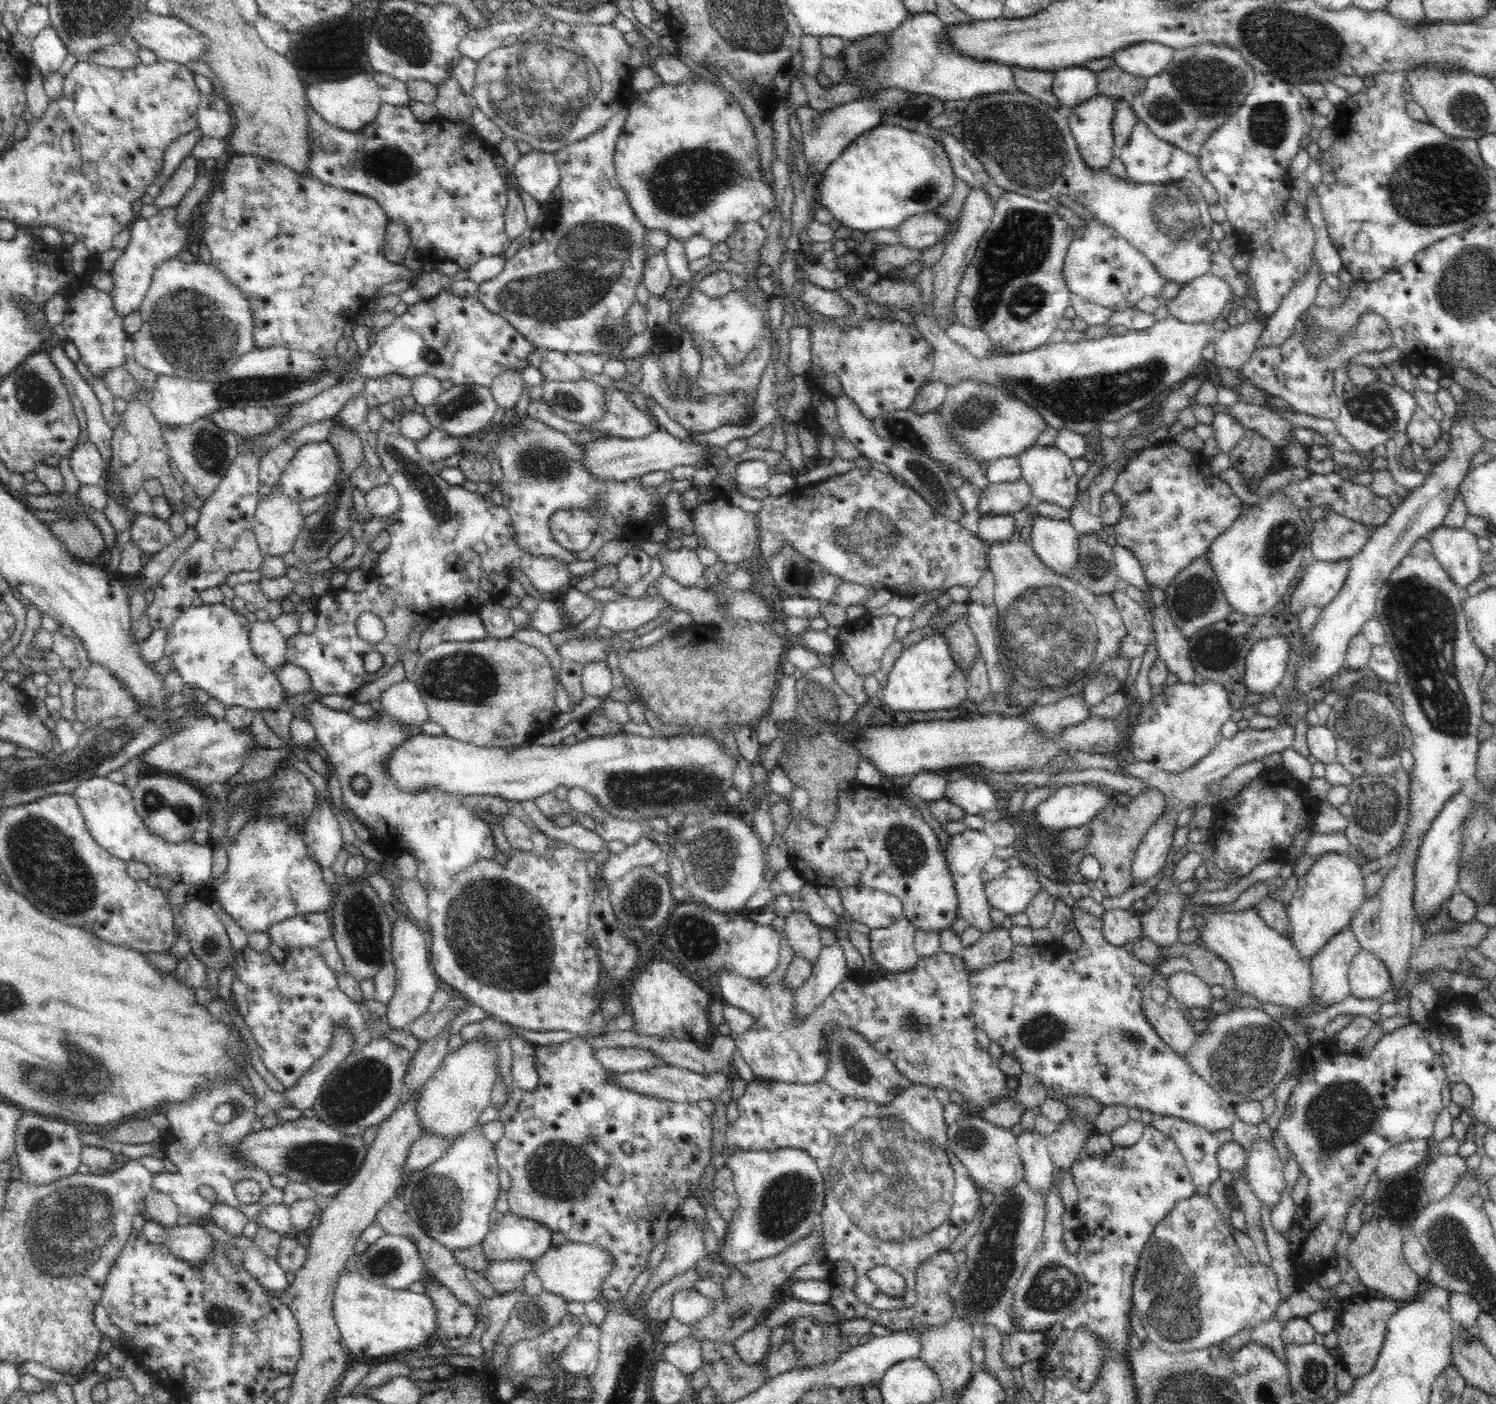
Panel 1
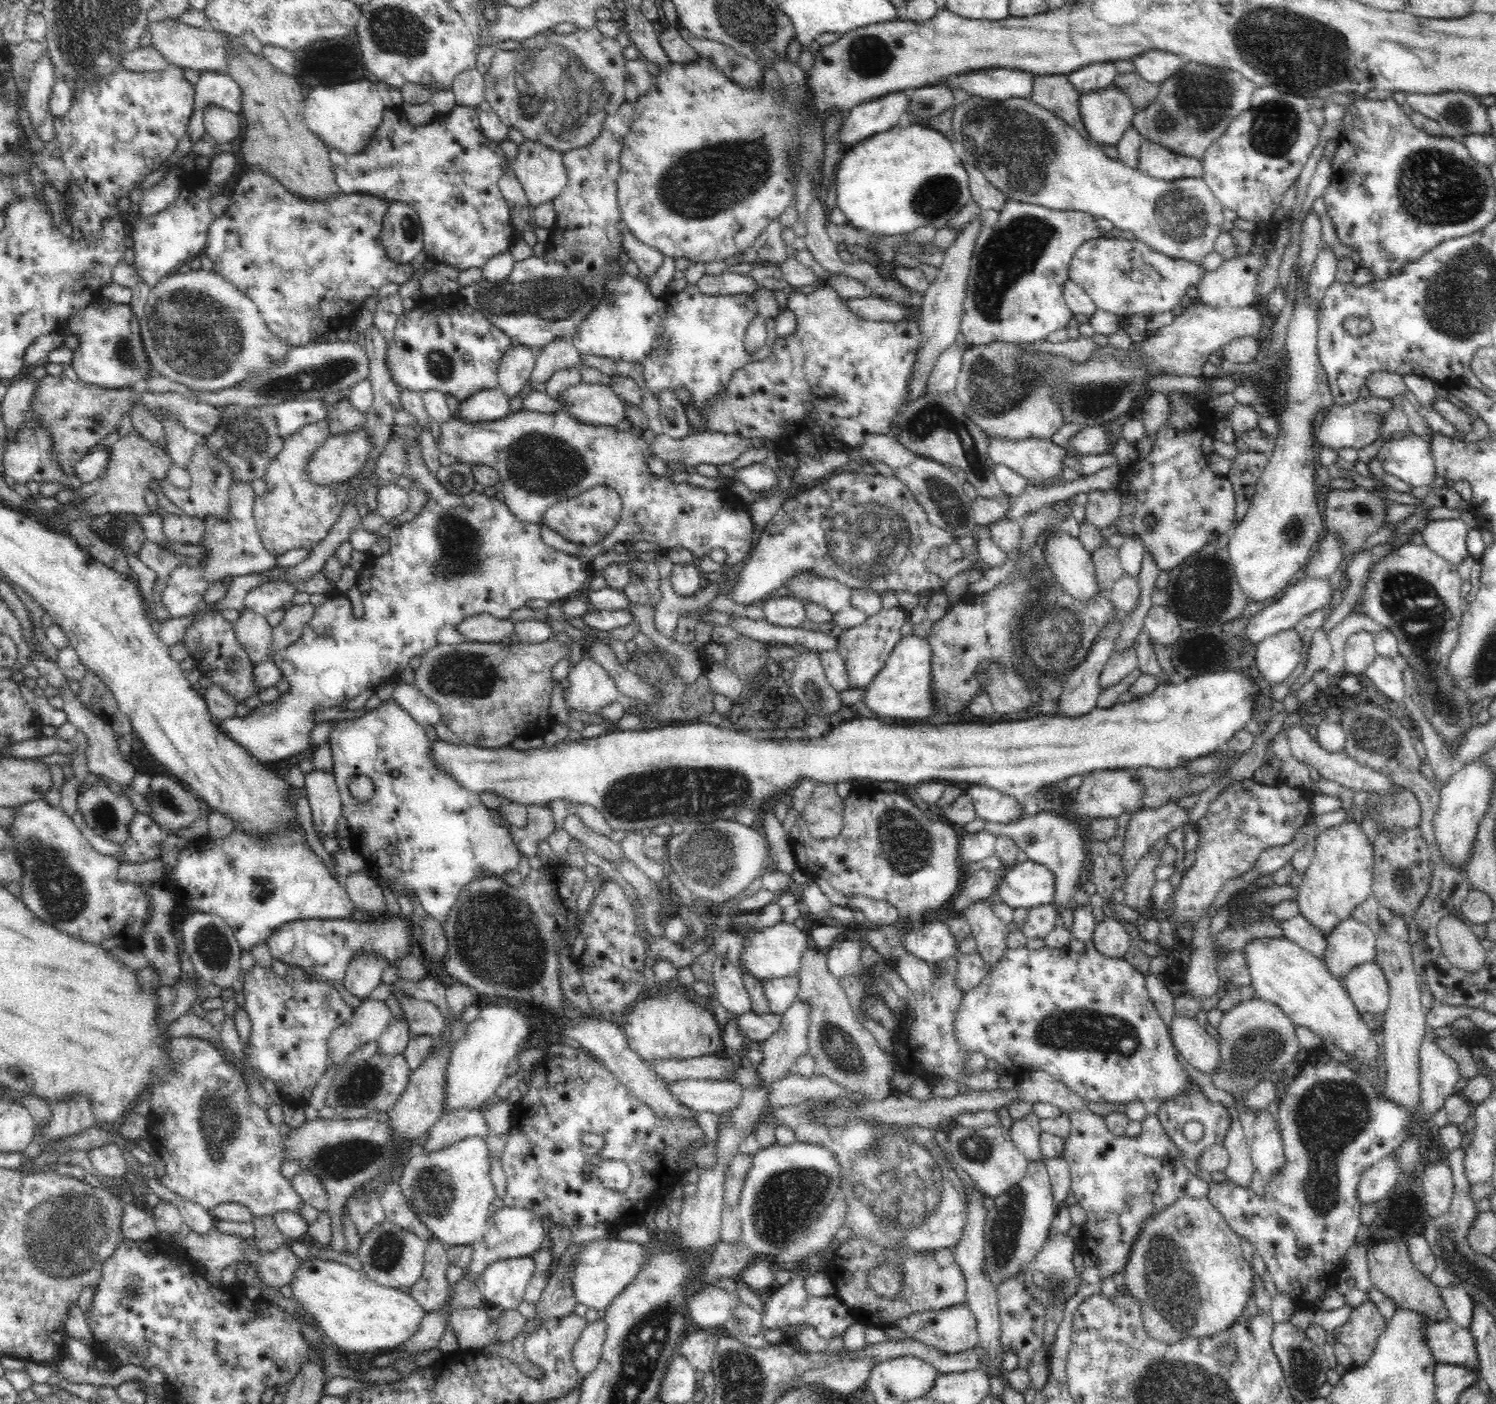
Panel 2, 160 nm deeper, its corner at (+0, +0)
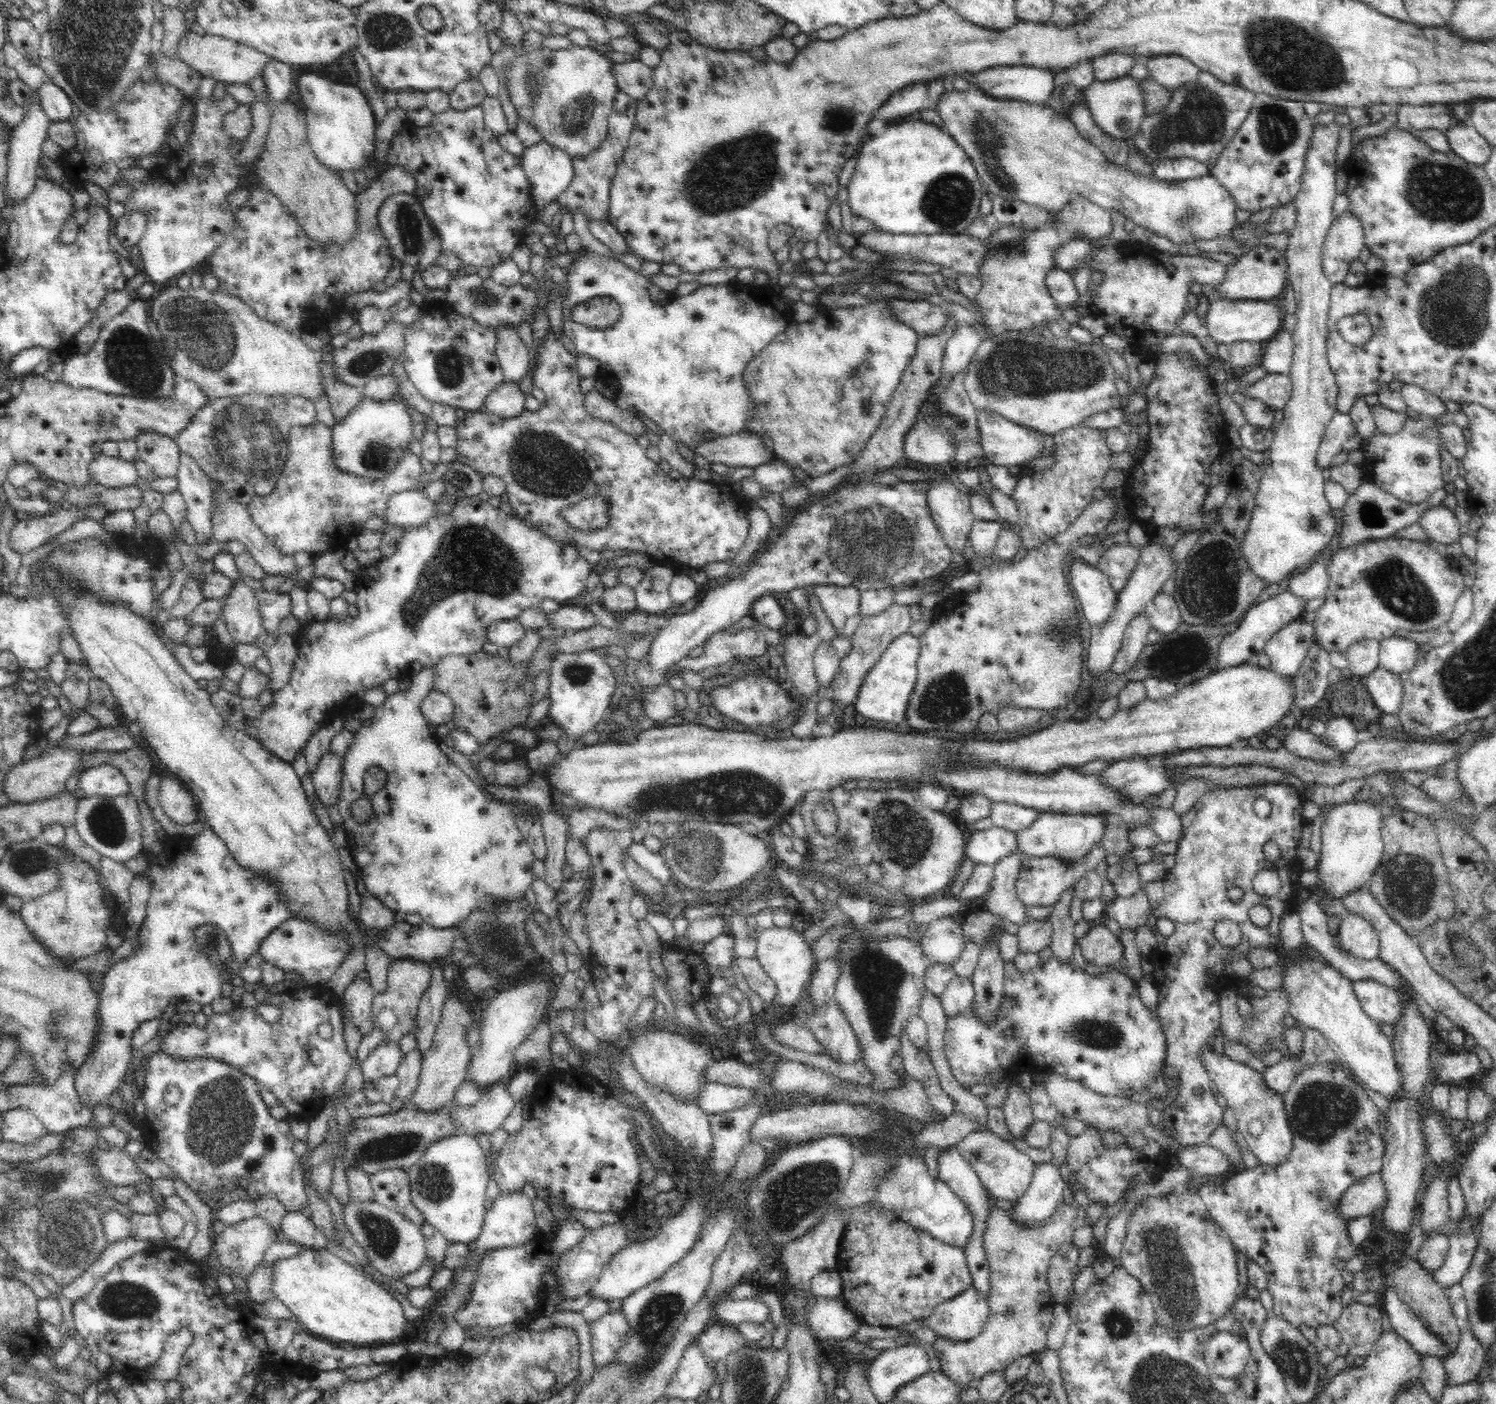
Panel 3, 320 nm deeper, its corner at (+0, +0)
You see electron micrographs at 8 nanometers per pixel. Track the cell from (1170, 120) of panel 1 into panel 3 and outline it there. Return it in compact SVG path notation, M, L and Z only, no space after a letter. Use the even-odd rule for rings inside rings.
M1202 71L1195 84L1172 91L1172 100L1164 112L1147 115L1129 143L1152 166L1156 161L1188 157L1212 168L1227 144L1233 141L1240 125L1248 118L1255 98L1254 93L1238 85L1226 84Z

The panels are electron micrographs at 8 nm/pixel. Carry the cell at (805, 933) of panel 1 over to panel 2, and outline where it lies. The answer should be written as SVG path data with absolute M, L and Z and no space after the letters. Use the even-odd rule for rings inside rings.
M812 946L806 950L800 968L799 990L797 998L799 1002L805 1002L808 1008L808 1032L807 1032L807 1054L816 1061L815 1073L828 1077L846 1090L859 1092L869 1100L884 1100L887 1096L898 1094L892 1089L888 1082L894 1071L899 1068L884 1051L878 1047L878 1042L872 1033L862 1026L857 1016L852 1011L847 995L842 989L841 982L828 971L826 961L826 950L820 950Z

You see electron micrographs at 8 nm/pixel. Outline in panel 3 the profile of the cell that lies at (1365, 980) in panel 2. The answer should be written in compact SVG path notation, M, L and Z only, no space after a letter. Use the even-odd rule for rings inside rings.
M1356 980L1353 982L1353 990L1370 1019L1394 1024L1404 1016L1405 1000L1396 990L1374 980Z

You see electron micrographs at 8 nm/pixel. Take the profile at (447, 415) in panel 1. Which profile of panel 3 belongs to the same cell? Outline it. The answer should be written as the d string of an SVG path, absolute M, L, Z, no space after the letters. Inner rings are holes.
M505 380L488 394L481 410L498 416L515 417L526 411L526 395L520 389L519 382Z

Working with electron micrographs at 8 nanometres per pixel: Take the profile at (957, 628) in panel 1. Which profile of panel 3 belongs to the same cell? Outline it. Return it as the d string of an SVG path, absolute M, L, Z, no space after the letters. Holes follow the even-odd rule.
M1106 495L1104 500L1094 500L1083 514L1074 522L1066 531L1055 534L1049 538L1044 544L1040 544L1036 548L1030 549L1027 554L1019 561L996 562L996 564L984 565L980 569L976 569L976 573L980 575L980 585L976 592L965 592L958 598L950 600L944 599L943 603L936 606L932 610L932 619L930 626L920 635L920 652L916 662L916 684L908 704L906 704L906 712L904 712L904 721L910 728L916 728L916 732L926 734L937 734L938 736L960 737L972 734L979 726L980 717L984 713L998 714L999 710L1004 707L1014 705L1020 709L1038 709L1038 710L1056 710L1066 708L1075 699L1075 694L1081 685L1085 662L1082 661L1082 652L1084 652L1083 637L1080 633L1080 621L1078 620L1078 612L1076 611L1076 596L1072 591L1072 586L1068 578L1066 578L1066 560L1068 557L1074 557L1076 548L1079 545L1079 539L1084 535L1096 536L1099 532L1105 532L1105 529L1112 520L1112 516L1118 512L1121 514L1126 512L1126 503L1121 506L1115 506L1112 497Z

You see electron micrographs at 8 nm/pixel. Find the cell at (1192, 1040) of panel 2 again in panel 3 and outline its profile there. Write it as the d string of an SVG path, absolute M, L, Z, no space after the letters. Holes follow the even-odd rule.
M1208 1047L1202 1050L1202 1063L1210 1075L1210 1079L1219 1088L1219 1093L1226 1098L1227 1106L1236 1115L1239 1131L1242 1132L1248 1148L1252 1150L1262 1164L1276 1166L1282 1164L1291 1153L1293 1147L1292 1131L1285 1109L1284 1096L1270 1090L1264 1082L1264 1074L1250 1068L1246 1064L1238 1064L1226 1056L1220 1047L1212 1052ZM1252 1120L1259 1120L1263 1126L1261 1134L1253 1135L1248 1129Z

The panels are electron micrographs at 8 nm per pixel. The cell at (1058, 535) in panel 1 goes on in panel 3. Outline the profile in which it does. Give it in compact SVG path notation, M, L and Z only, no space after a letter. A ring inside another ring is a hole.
M1075 554L1070 562L1070 584L1080 602L1084 618L1091 626L1108 622L1118 600L1118 593L1098 567L1090 566Z

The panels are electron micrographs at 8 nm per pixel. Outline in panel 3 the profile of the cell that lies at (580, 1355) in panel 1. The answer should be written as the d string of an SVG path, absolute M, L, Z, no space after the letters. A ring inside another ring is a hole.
M621 1309L608 1311L598 1320L589 1323L592 1354L595 1366L608 1364L629 1337L631 1326Z

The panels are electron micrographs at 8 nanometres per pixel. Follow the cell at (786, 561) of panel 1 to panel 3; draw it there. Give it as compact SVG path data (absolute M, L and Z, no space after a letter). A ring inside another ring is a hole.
M814 585L814 594L819 597L822 608L834 628L842 630L851 616L861 615L859 606L861 591L850 586Z

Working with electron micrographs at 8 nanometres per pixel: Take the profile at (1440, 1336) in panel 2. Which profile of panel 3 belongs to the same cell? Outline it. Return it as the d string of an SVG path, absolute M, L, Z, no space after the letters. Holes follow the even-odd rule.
M1393 1285L1384 1293L1384 1310L1393 1331L1405 1338L1416 1352L1421 1355L1433 1354L1441 1359L1448 1354L1448 1347L1428 1330L1416 1313L1398 1296Z

